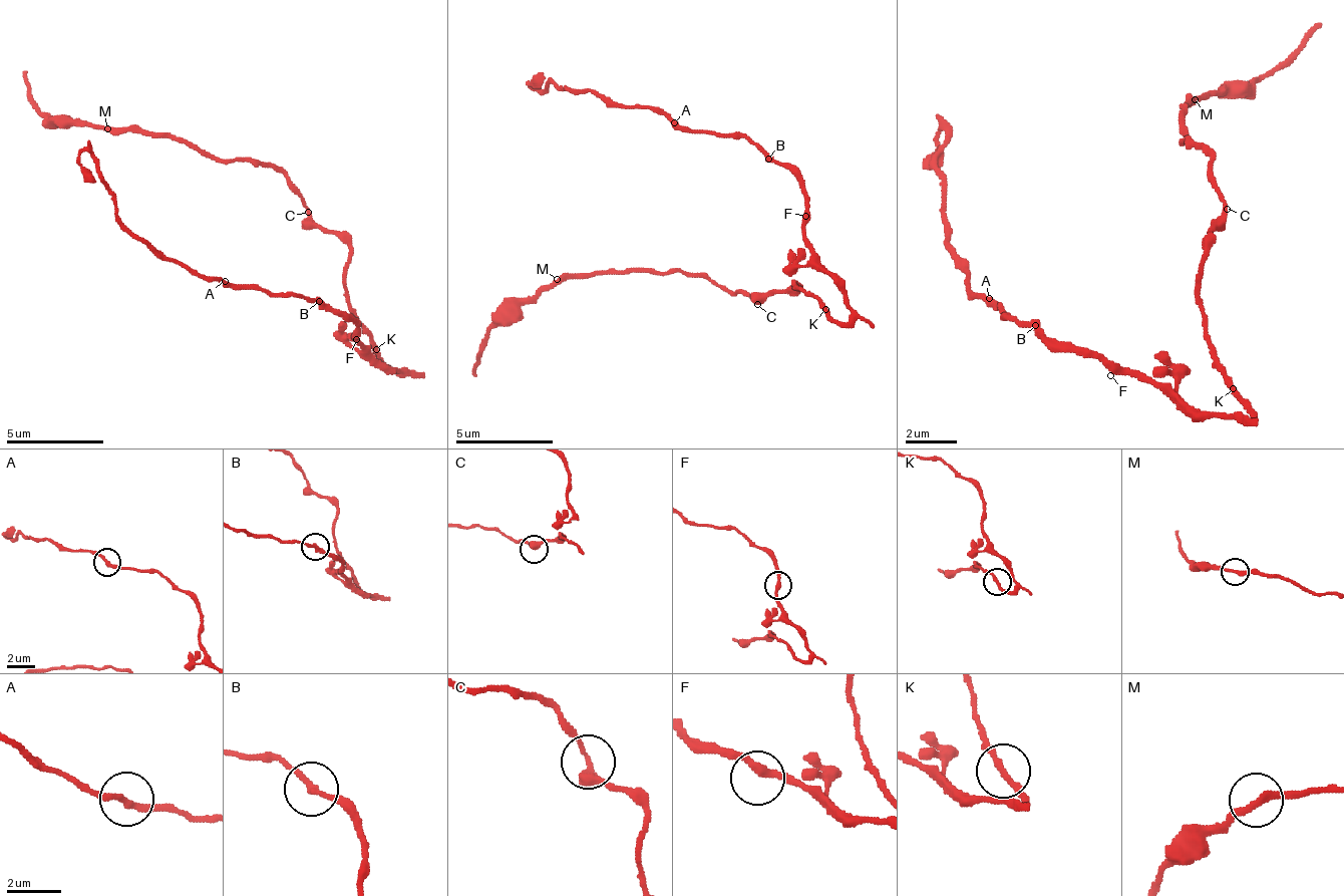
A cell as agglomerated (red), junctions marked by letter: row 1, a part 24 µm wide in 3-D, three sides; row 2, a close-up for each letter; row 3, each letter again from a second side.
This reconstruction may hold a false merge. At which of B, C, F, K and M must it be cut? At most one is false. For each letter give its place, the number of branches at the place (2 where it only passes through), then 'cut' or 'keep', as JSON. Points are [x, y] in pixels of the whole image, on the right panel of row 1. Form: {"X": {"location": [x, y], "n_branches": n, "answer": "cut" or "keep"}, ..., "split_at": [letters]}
{"B": {"location": [1035, 325], "n_branches": 2, "answer": "keep"}, "C": {"location": [1227, 209], "n_branches": 2, "answer": "keep"}, "F": {"location": [1110, 375], "n_branches": 2, "answer": "keep"}, "K": {"location": [1233, 388], "n_branches": 2, "answer": "keep"}, "M": {"location": [1195, 99], "n_branches": 2, "answer": "keep"}, "split_at": []}

